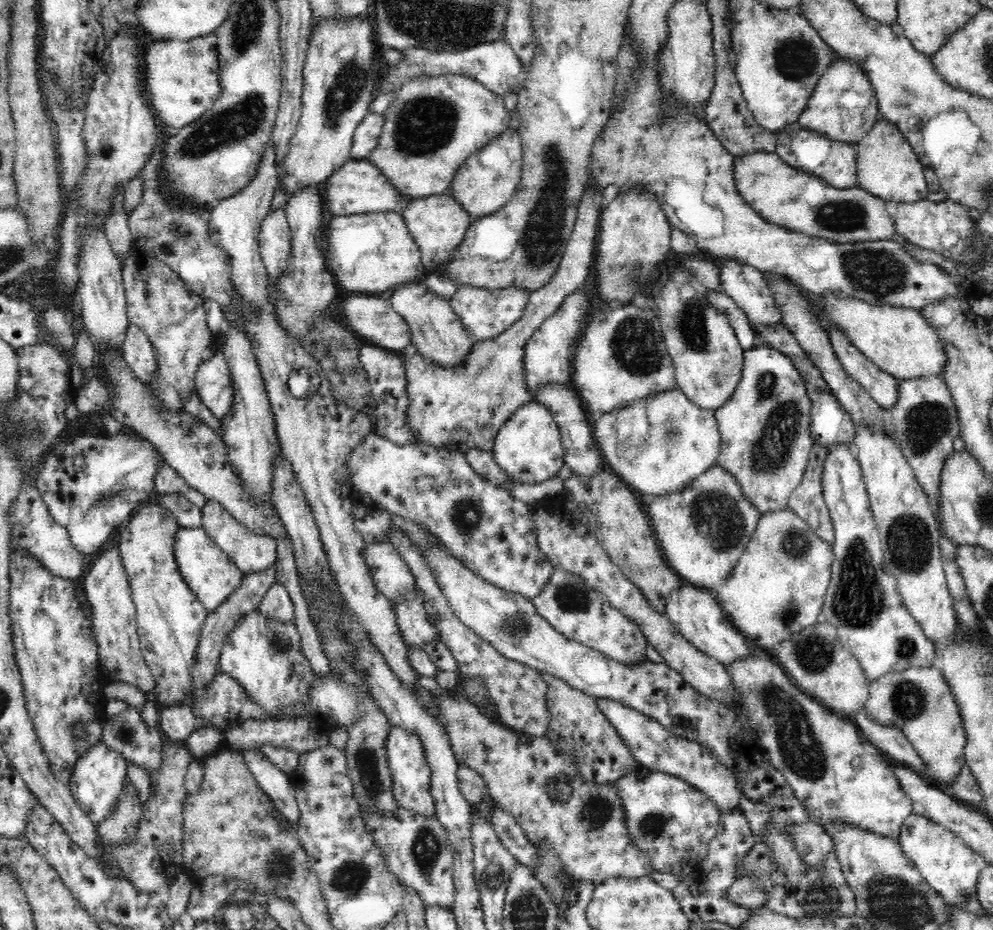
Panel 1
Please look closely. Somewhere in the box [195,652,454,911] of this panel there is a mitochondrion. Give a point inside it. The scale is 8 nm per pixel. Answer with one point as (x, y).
(348, 880)

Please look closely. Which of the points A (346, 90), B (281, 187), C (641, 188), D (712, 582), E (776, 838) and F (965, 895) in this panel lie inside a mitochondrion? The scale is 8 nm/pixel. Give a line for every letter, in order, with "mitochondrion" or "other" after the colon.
A: mitochondrion
B: other
C: other
D: other
E: other
F: mitochondrion

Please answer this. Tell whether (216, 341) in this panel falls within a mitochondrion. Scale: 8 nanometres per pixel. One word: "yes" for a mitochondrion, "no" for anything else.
no

